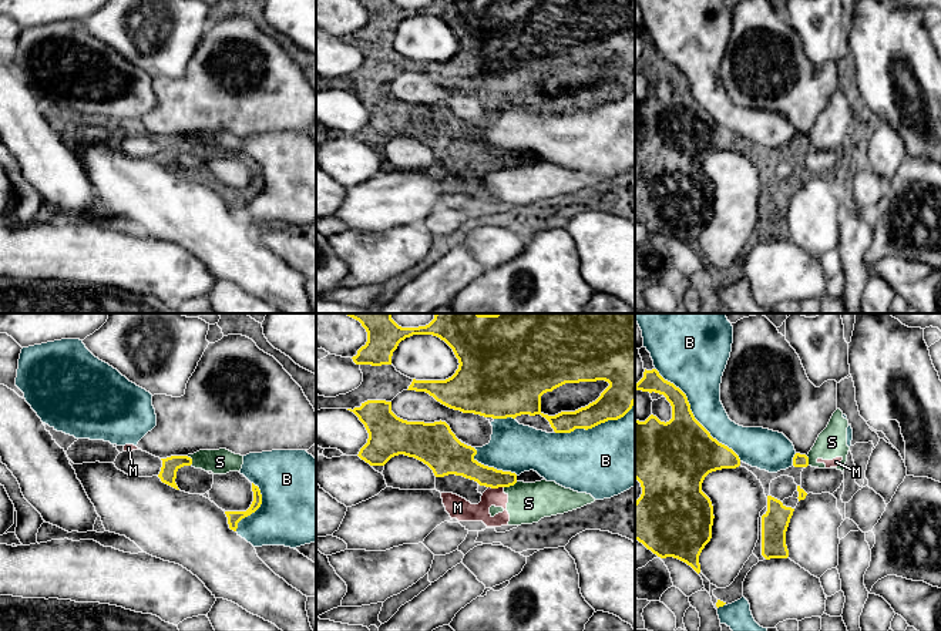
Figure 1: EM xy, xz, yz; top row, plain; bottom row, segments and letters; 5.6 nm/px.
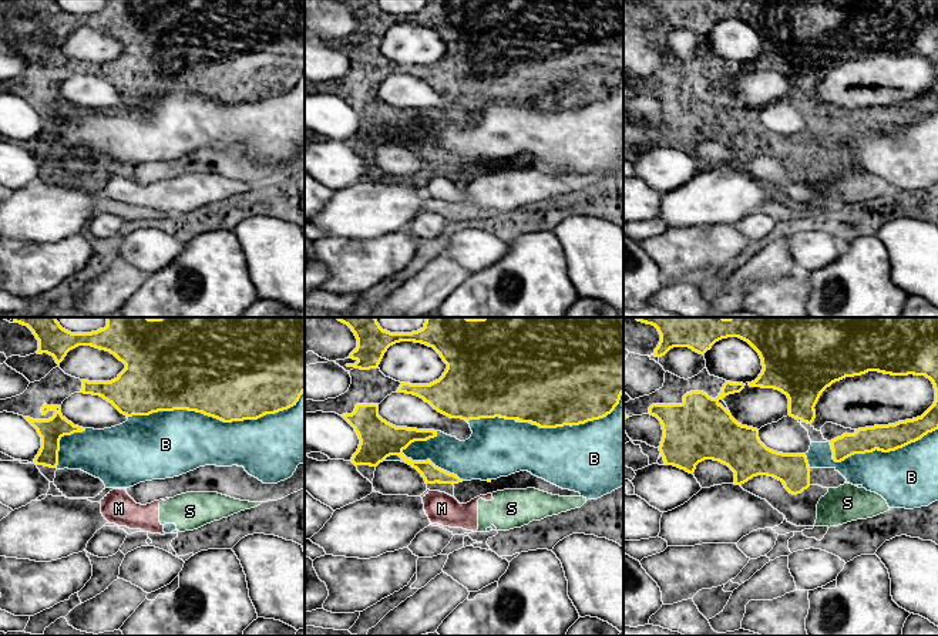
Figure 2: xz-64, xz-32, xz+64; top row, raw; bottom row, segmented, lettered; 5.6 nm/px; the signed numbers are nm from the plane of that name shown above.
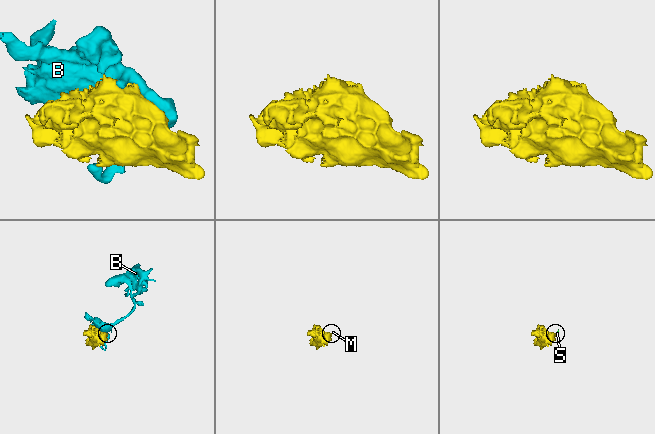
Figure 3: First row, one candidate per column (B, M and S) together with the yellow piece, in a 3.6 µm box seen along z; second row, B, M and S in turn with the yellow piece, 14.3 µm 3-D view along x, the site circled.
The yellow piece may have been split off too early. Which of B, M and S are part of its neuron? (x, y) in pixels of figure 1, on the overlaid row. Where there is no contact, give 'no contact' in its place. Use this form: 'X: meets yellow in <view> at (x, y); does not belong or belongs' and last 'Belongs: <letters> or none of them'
B: meets yellow in yz at (692, 415); does not belong
M: meets yellow in xz at (496, 487); does not belong
S: meets yellow in xz at (510, 485); does not belong
Belongs: none of them

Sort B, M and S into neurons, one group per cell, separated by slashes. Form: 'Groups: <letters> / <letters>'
Groups: B M S

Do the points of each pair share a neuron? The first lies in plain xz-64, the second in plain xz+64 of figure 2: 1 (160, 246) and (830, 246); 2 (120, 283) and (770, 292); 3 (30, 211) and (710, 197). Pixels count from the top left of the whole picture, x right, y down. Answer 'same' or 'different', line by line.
1: same
2: different
3: same

